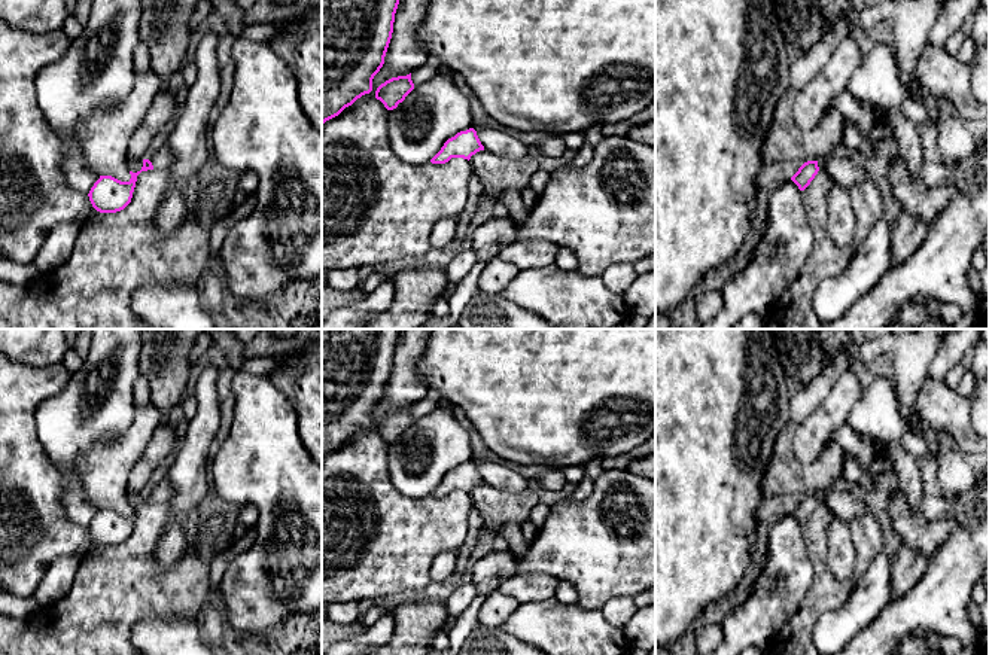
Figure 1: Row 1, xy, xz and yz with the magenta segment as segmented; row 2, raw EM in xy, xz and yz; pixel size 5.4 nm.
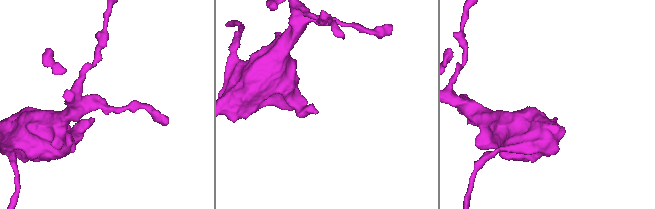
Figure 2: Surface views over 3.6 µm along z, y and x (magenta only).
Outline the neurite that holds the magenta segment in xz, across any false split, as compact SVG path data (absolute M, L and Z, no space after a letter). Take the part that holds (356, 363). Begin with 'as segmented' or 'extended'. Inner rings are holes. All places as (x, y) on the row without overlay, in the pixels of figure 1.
as segmented; M322 329L322 458L372 424L401 329Z

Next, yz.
as segmented; M807 494L798 502L798 505L791 511L791 514L798 520L800 524L804 524L815 512L818 505L818 494Z

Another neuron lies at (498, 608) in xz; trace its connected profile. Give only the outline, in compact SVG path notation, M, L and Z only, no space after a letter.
M493 591L481 606L478 622L483 627L500 627L518 607L518 601L503 592Z

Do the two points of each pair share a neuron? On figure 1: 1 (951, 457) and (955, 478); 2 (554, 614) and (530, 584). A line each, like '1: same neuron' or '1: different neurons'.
1: same neuron
2: different neurons

